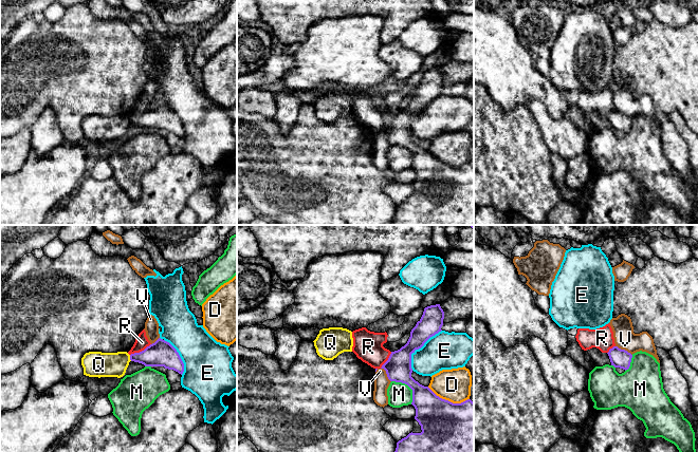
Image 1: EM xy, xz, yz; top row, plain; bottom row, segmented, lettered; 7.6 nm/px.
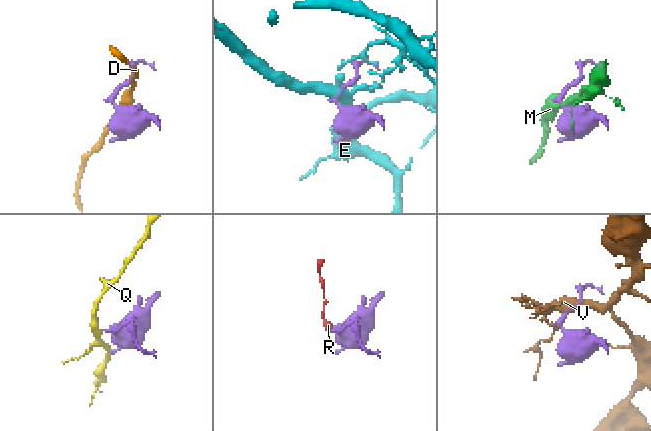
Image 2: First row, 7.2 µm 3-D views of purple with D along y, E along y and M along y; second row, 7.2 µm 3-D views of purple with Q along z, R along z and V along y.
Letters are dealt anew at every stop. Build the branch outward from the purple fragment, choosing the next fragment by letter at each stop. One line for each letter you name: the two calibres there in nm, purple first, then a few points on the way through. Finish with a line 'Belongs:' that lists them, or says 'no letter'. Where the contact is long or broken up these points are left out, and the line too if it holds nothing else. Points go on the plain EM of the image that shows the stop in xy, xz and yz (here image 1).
Belongs: no letter

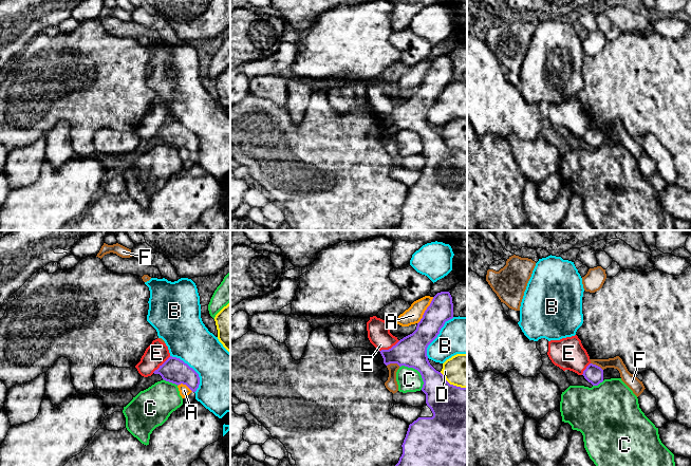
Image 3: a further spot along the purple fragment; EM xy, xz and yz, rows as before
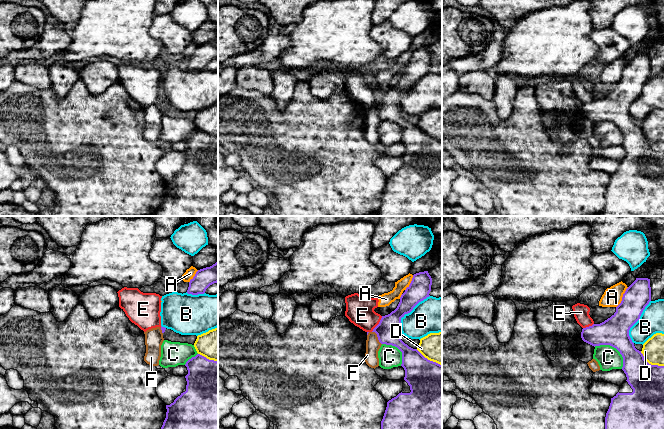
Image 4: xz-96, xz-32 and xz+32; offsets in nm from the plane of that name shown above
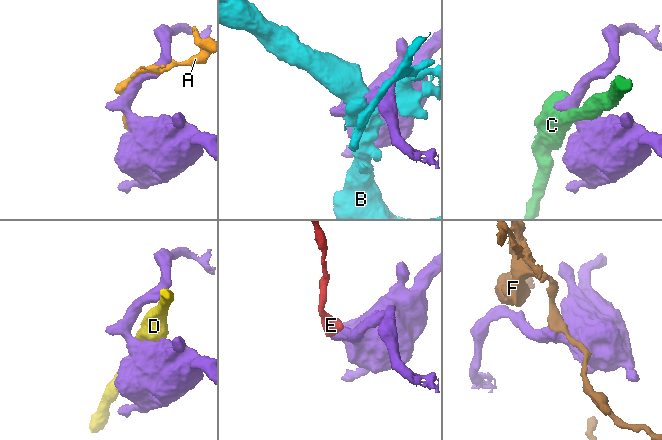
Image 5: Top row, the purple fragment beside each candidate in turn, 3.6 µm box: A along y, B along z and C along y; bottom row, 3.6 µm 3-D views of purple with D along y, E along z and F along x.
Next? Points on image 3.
Belongs: no letter

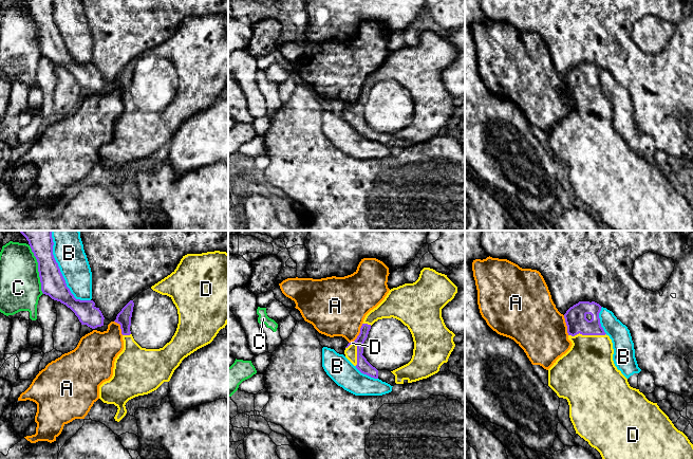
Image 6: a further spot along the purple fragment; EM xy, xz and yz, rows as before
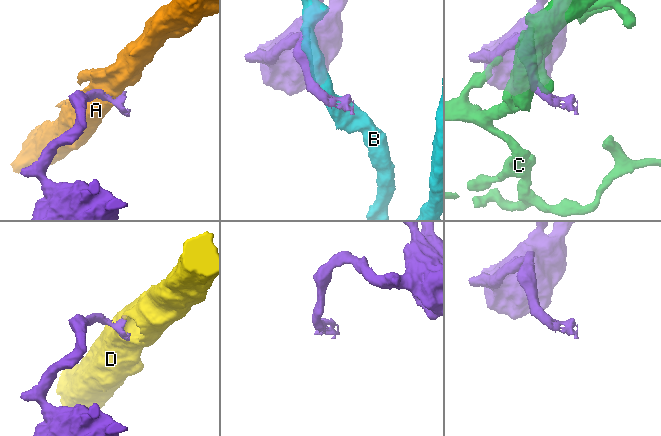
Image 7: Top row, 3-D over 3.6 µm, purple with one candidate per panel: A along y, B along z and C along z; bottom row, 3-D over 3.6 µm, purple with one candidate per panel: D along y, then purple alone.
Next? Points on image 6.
D: Thickness 160 nm (purple) against 400 nm
Belongs: D

